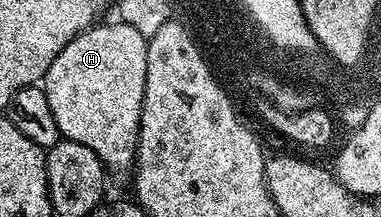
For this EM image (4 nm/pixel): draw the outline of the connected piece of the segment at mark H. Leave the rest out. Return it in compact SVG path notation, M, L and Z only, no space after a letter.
M121 21L114 23L99 22L81 31L52 61L44 77L48 105L56 116L56 125L61 138L80 141L88 145L96 157L100 157L107 172L133 172L134 154L138 152L138 130L142 124L142 106L146 96L146 44L148 39L131 25Z

